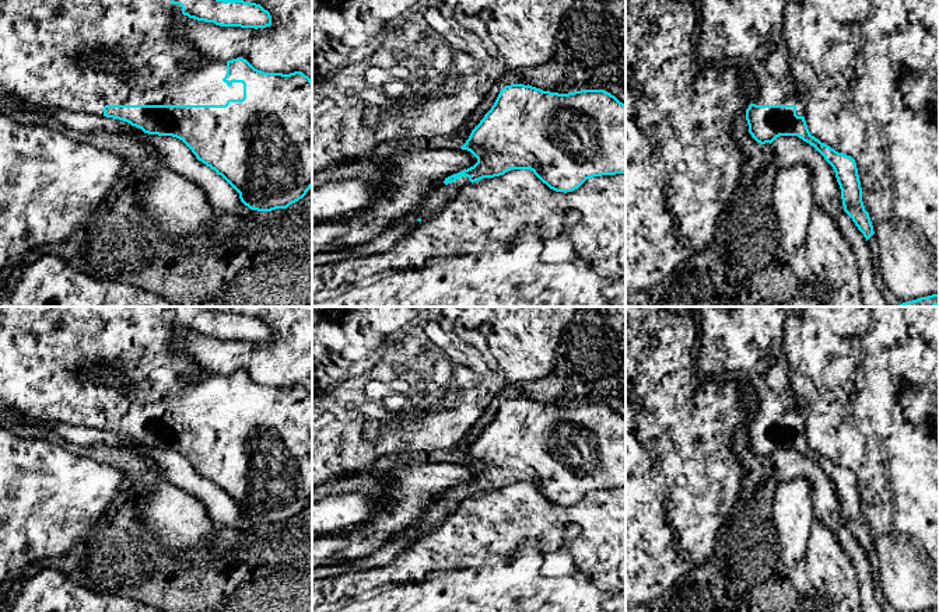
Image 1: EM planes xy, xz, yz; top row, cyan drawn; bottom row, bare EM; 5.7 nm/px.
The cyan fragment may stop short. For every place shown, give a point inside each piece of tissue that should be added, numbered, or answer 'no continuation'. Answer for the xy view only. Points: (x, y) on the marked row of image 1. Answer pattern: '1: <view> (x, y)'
1: xy (39, 39)

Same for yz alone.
1: yz (750, 31)

